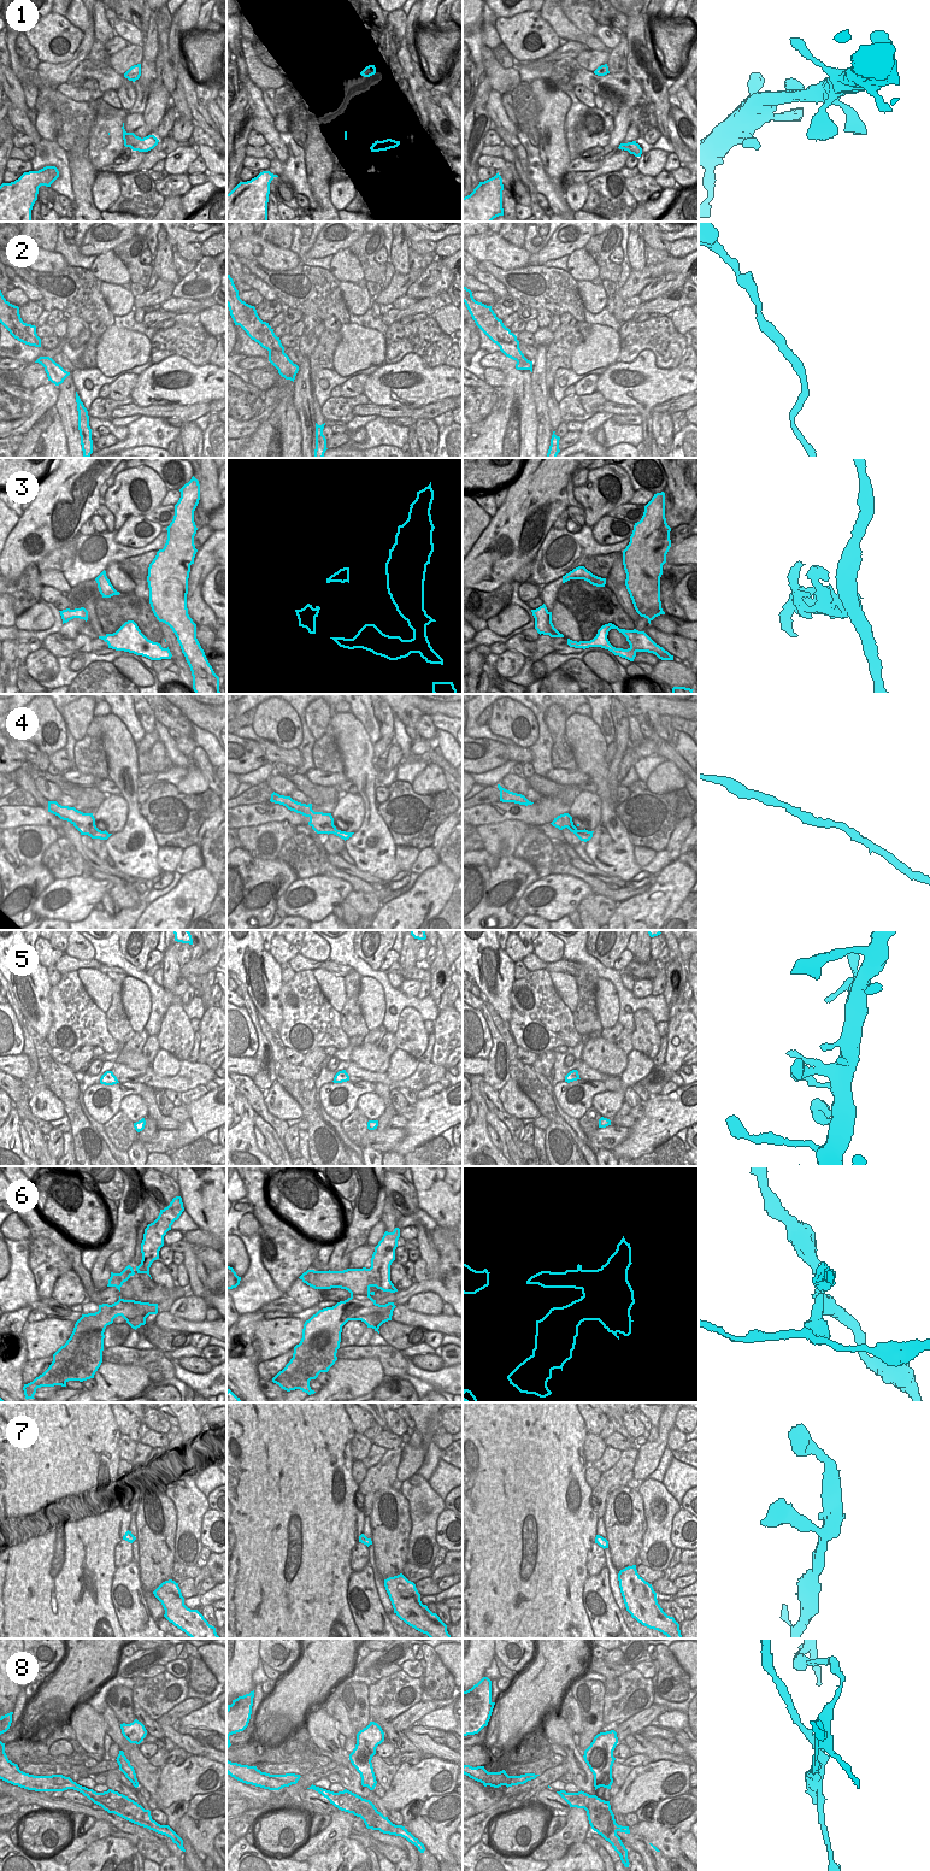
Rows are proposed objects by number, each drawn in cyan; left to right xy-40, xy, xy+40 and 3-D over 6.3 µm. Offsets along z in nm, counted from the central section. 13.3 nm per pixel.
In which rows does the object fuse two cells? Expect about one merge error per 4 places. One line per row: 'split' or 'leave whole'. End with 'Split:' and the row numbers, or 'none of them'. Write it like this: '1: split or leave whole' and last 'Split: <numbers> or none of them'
1: leave whole
2: leave whole
3: split
4: leave whole
5: leave whole
6: split
7: leave whole
8: split
Split: 3, 6, 8

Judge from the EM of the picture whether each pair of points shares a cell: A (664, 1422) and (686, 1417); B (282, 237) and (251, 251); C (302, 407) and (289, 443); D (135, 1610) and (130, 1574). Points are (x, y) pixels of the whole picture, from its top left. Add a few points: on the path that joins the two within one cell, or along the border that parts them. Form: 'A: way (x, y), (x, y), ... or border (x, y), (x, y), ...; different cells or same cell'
A: border (677, 1414), (674, 1427); different cells
B: border (258, 234), (268, 241), (288, 249); different cells
C: border (292, 390), (292, 405), (300, 424), (301, 445); different cells
D: way (134, 1601), (130, 1582); same cell

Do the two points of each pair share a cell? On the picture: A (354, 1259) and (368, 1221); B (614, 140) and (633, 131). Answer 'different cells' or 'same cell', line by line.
A: different cells
B: different cells

